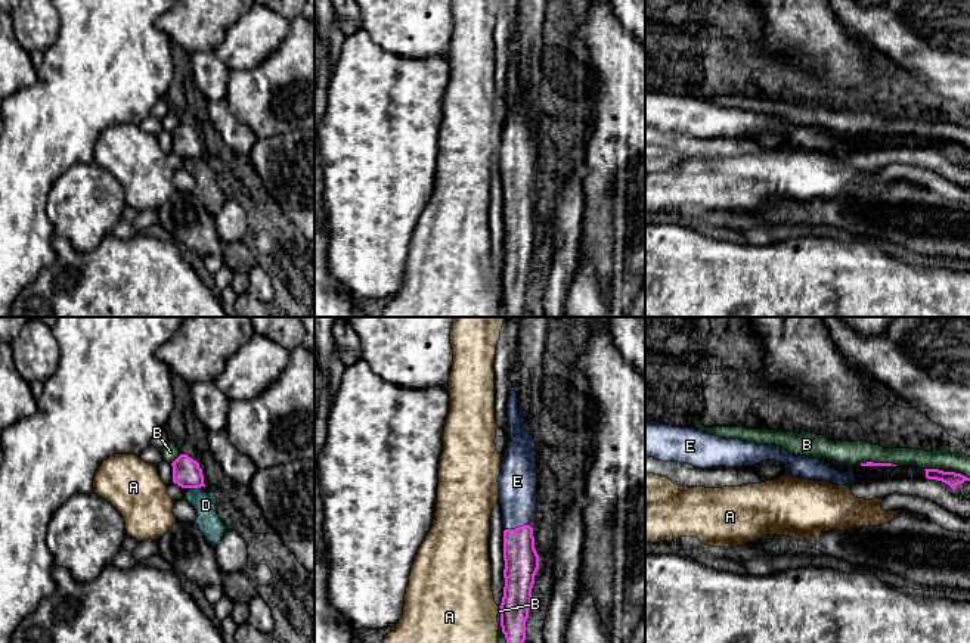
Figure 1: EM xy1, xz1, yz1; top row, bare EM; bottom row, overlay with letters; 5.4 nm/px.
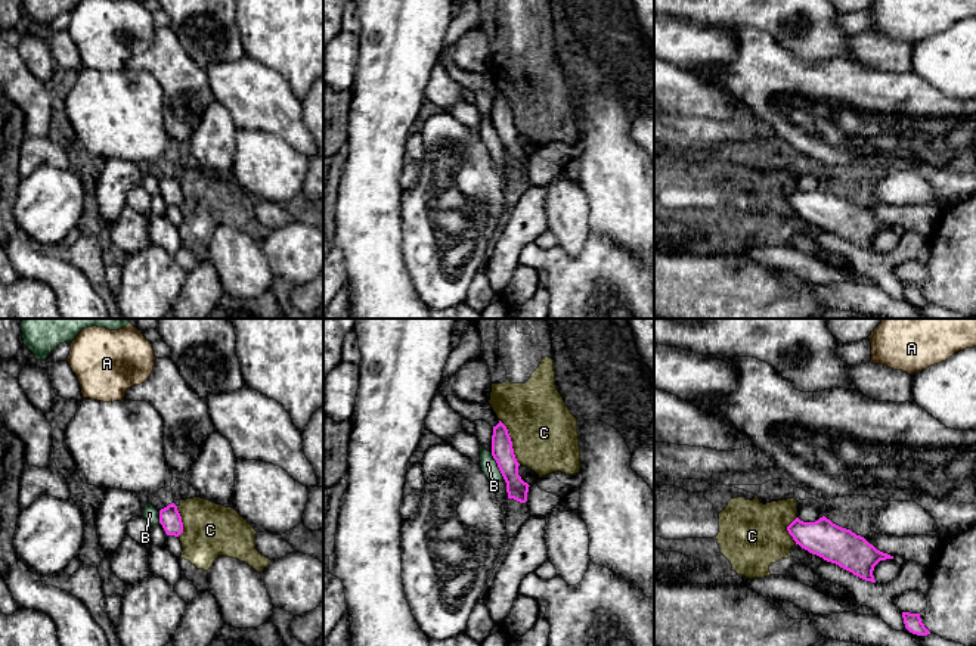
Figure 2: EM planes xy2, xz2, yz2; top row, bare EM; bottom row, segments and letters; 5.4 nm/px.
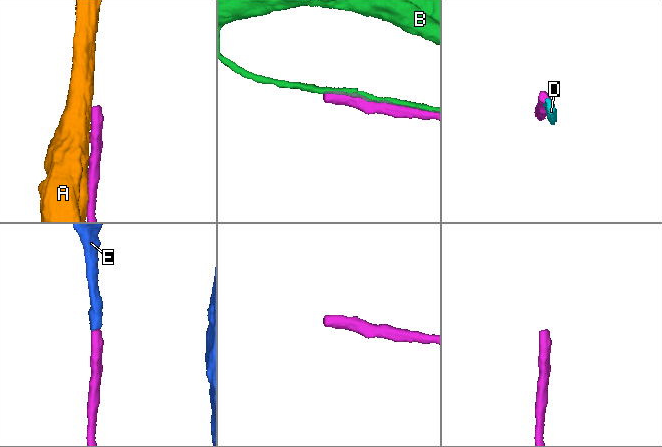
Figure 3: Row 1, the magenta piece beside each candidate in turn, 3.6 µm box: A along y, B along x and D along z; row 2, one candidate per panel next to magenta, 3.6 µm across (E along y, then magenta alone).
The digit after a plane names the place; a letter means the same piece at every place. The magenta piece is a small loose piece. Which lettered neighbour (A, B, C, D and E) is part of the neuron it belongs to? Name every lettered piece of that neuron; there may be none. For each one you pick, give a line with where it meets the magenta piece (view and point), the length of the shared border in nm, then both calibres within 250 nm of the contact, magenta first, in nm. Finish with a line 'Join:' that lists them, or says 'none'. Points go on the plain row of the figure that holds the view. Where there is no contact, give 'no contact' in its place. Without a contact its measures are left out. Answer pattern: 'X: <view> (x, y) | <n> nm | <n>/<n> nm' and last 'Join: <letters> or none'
E: xz1 (516, 198) | 130 nm | 190/200 nm
Join: E

